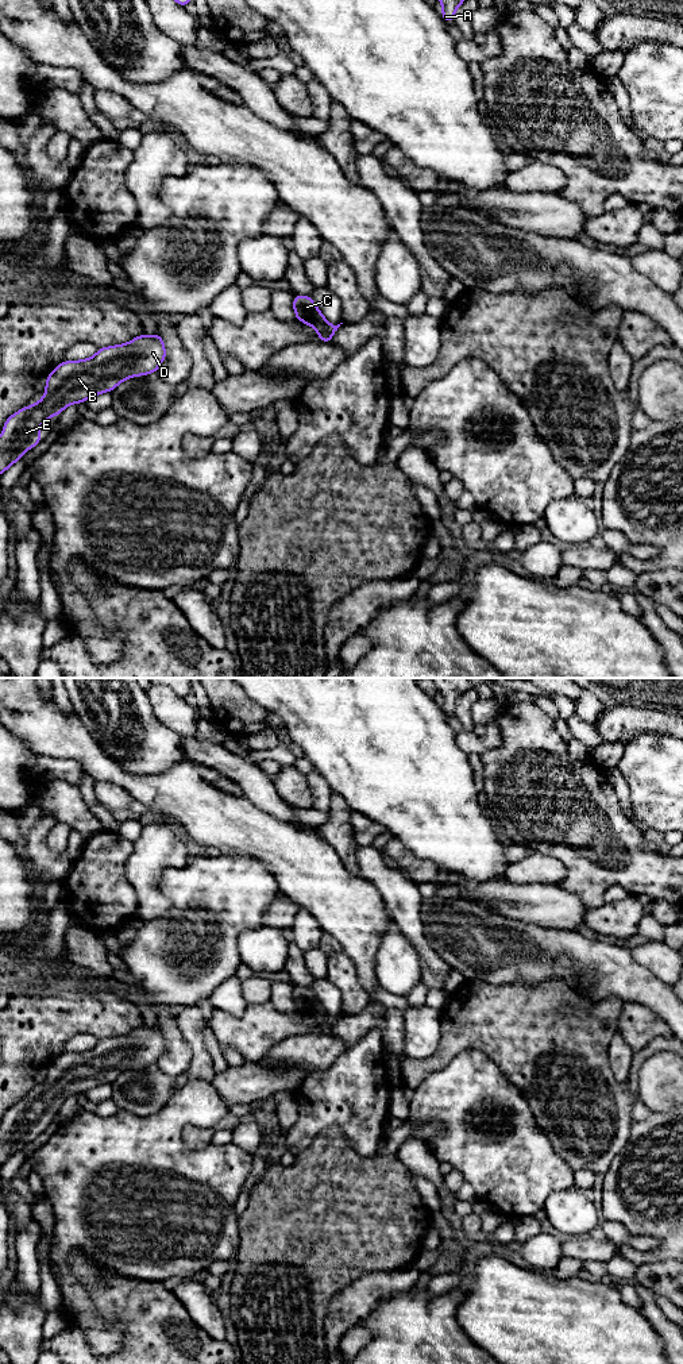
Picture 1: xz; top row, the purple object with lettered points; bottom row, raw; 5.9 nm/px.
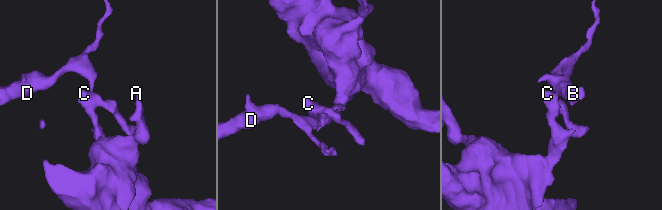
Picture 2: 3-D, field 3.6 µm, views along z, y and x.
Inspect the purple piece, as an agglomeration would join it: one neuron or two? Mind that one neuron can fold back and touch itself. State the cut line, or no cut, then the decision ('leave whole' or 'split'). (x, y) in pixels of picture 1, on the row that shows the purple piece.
cut xz (331, 335), (321, 334), (319, 336); split

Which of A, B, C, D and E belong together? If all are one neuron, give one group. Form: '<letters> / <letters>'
A C / B D E

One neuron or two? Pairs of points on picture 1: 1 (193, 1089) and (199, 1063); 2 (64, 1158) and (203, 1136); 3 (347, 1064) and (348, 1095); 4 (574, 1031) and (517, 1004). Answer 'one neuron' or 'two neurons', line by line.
1: two neurons
2: two neurons
3: one neuron
4: one neuron

